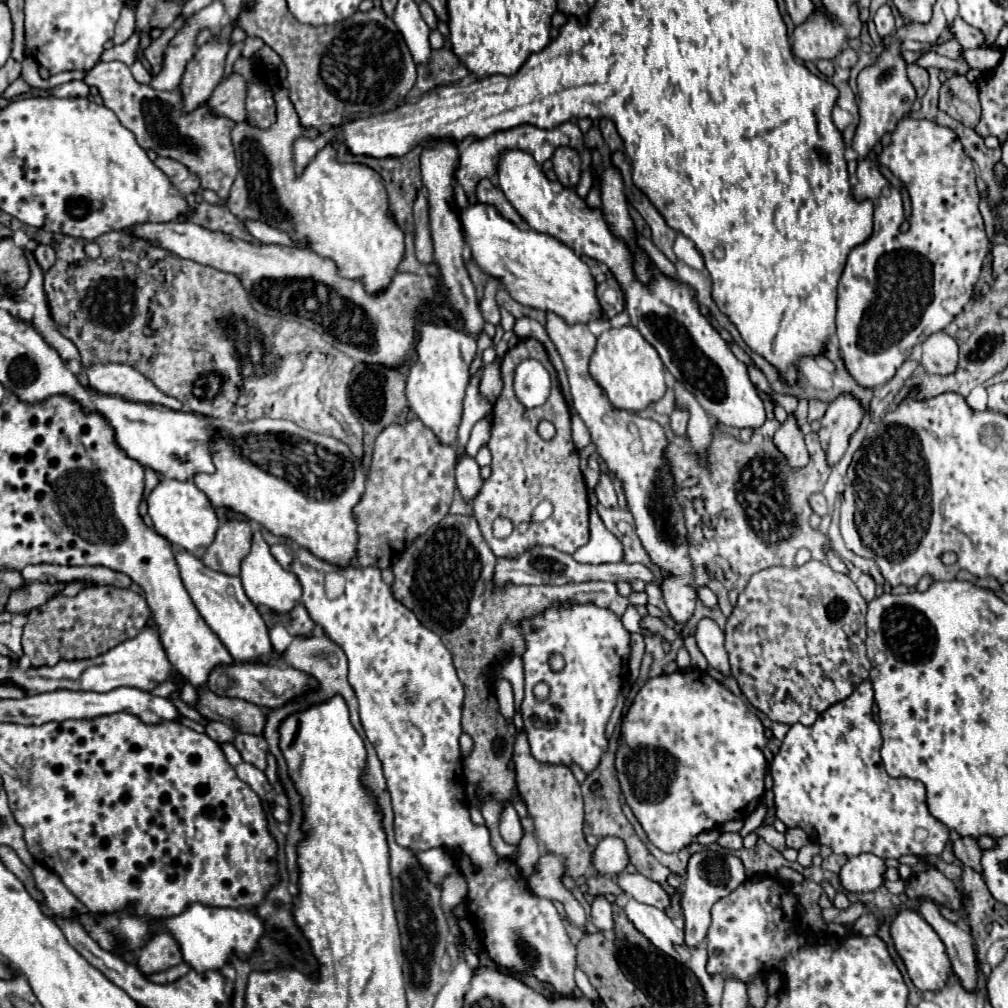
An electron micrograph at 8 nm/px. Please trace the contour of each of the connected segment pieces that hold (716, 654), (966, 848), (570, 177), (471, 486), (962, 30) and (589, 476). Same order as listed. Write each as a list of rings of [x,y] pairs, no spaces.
[[[700,619],[694,631],[698,649],[704,653],[710,667],[722,671],[724,675],[730,675],[728,665],[728,653],[724,649],[724,633],[712,619]]]
[[[960,837],[960,839],[954,843],[954,855],[956,855],[966,867],[972,867],[974,871],[982,871],[982,869],[980,869],[982,849],[978,847],[976,839],[964,839],[964,837]]]
[[[558,147],[552,155],[554,171],[558,175],[558,181],[564,187],[572,187],[580,179],[580,155],[578,151],[572,151],[572,147]]]
[[[466,453],[460,457],[460,463],[456,465],[456,485],[462,493],[462,497],[468,499],[468,501],[472,501],[476,497],[476,493],[480,491],[480,487],[482,487],[480,467]]]
[[[956,17],[950,25],[950,31],[954,35],[954,39],[964,47],[964,49],[976,49],[982,41],[984,41],[984,35],[974,29],[974,27],[968,27],[968,23],[964,23],[960,17]]]
[[[592,455],[592,457],[588,459],[588,469],[584,471],[584,479],[586,479],[586,485],[588,485],[588,489],[590,489],[590,491],[594,491],[596,483],[598,483],[598,477],[600,477],[598,461],[596,461],[596,457]]]

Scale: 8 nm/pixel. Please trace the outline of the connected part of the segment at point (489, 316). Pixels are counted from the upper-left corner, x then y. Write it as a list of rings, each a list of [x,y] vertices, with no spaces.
[[[490,277],[490,279],[488,279],[488,283],[486,283],[486,289],[484,289],[484,299],[480,301],[482,317],[484,317],[486,321],[494,323],[494,325],[500,321],[500,309],[498,309],[496,301],[494,301],[494,295],[496,295],[498,285],[500,285],[500,281],[498,281],[498,279],[494,279],[494,277]]]

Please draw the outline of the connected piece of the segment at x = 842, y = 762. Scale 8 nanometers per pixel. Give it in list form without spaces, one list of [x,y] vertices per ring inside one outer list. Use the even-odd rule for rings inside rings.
[[[862,681],[848,699],[828,707],[828,711],[824,711],[814,725],[806,727],[802,723],[796,723],[790,727],[770,765],[776,817],[788,829],[800,827],[814,843],[832,847],[834,853],[842,853],[846,857],[860,853],[874,853],[884,859],[898,859],[902,855],[940,855],[950,839],[950,829],[944,827],[944,823],[940,823],[938,819],[932,819],[926,805],[926,791],[920,781],[892,779],[886,773],[880,759],[882,735],[880,727],[872,719],[872,705],[872,685],[870,681]],[[846,723],[850,723],[852,729],[848,729]],[[918,827],[924,827],[928,831],[928,837],[924,841],[914,839],[914,831]]]

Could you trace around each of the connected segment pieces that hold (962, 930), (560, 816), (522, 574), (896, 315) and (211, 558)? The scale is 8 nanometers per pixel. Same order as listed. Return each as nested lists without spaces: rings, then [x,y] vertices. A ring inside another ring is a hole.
[[[922,901],[920,915],[936,929],[936,933],[944,941],[946,951],[952,961],[952,971],[960,979],[960,985],[966,991],[974,991],[976,989],[976,963],[974,963],[974,949],[972,949],[972,937],[970,937],[968,927],[948,923],[932,901]]]
[[[524,731],[516,735],[514,767],[516,767],[518,791],[526,801],[528,813],[534,817],[540,847],[548,853],[558,855],[572,875],[584,875],[584,871],[592,867],[592,847],[586,843],[582,835],[582,821],[584,821],[582,793],[572,771],[566,765],[536,761],[530,753],[530,745]]]
[[[534,547],[526,553],[522,553],[518,559],[498,559],[496,563],[496,575],[494,583],[502,587],[502,583],[532,583],[532,585],[566,585],[566,583],[582,583],[582,581],[632,581],[642,579],[644,583],[650,583],[652,573],[648,567],[640,563],[600,563],[600,565],[582,565],[572,559],[572,555],[566,555],[554,547]]]
[[[906,117],[898,123],[896,131],[892,133],[892,143],[888,147],[882,149],[882,153],[878,155],[878,161],[870,161],[870,159],[864,159],[858,163],[858,183],[856,187],[852,189],[852,195],[856,201],[864,201],[864,199],[870,199],[874,203],[874,231],[872,235],[860,243],[858,247],[854,247],[848,255],[848,261],[846,261],[846,269],[842,273],[842,279],[840,279],[840,285],[838,285],[838,315],[836,315],[836,329],[838,329],[838,339],[840,339],[840,353],[842,353],[842,359],[844,359],[844,365],[846,369],[850,371],[850,375],[864,387],[880,387],[884,385],[888,379],[894,377],[894,373],[898,371],[898,367],[910,357],[910,351],[912,347],[920,341],[920,335],[926,333],[926,337],[930,333],[936,333],[936,331],[942,331],[962,309],[964,305],[974,297],[974,287],[978,283],[978,277],[980,277],[980,271],[982,271],[982,265],[990,253],[990,241],[986,237],[986,231],[984,231],[984,221],[982,221],[982,215],[978,211],[978,201],[980,201],[980,195],[978,195],[978,187],[976,187],[976,173],[974,173],[974,165],[972,165],[972,159],[964,153],[962,149],[962,143],[960,139],[956,137],[956,133],[948,127],[942,127],[934,121],[928,121],[928,119],[914,119],[914,117]],[[878,163],[888,167],[890,173],[908,189],[910,193],[910,201],[912,201],[912,213],[910,213],[910,219],[908,223],[904,223],[904,203],[902,203],[902,195],[896,187],[890,185],[890,181],[880,173],[878,169]],[[884,189],[890,189],[888,195],[884,195],[882,191]]]
[[[226,521],[218,527],[216,539],[206,549],[202,561],[212,569],[228,575],[240,575],[240,561],[248,555],[252,529],[248,521]]]

